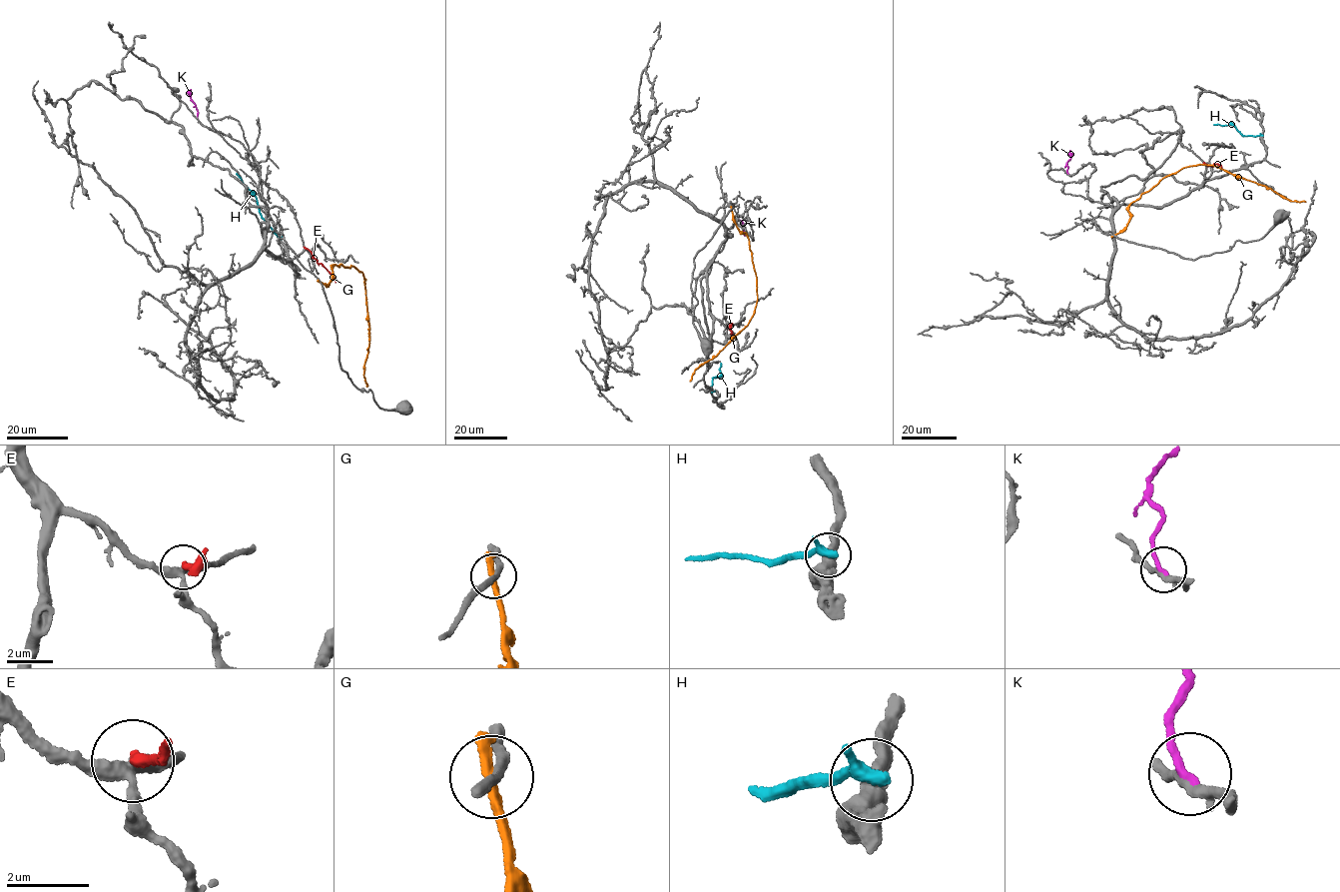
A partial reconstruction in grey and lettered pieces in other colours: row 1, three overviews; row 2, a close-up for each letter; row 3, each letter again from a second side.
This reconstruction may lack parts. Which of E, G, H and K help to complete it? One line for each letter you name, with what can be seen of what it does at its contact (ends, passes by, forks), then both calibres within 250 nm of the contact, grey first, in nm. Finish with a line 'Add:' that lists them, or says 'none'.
K: It ends there. Thickness 200 nm (grey) against 220 nm
Add: K

